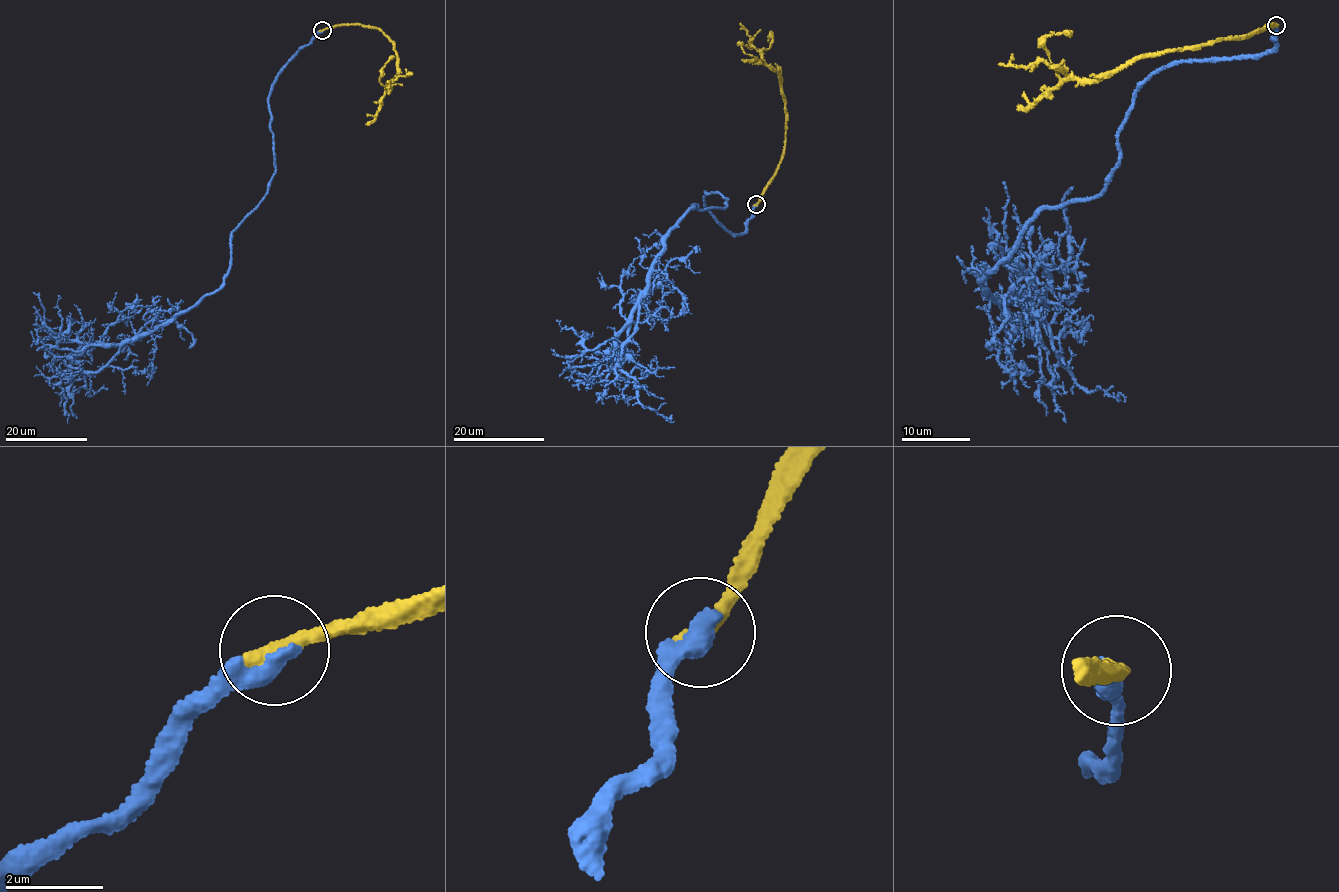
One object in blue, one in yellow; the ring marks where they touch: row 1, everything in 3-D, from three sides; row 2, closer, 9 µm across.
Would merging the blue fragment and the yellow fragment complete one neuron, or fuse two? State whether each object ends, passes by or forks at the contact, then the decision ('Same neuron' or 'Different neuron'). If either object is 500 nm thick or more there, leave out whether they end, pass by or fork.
At the ring blue ends. At the ring yellow ends. Same neuron

